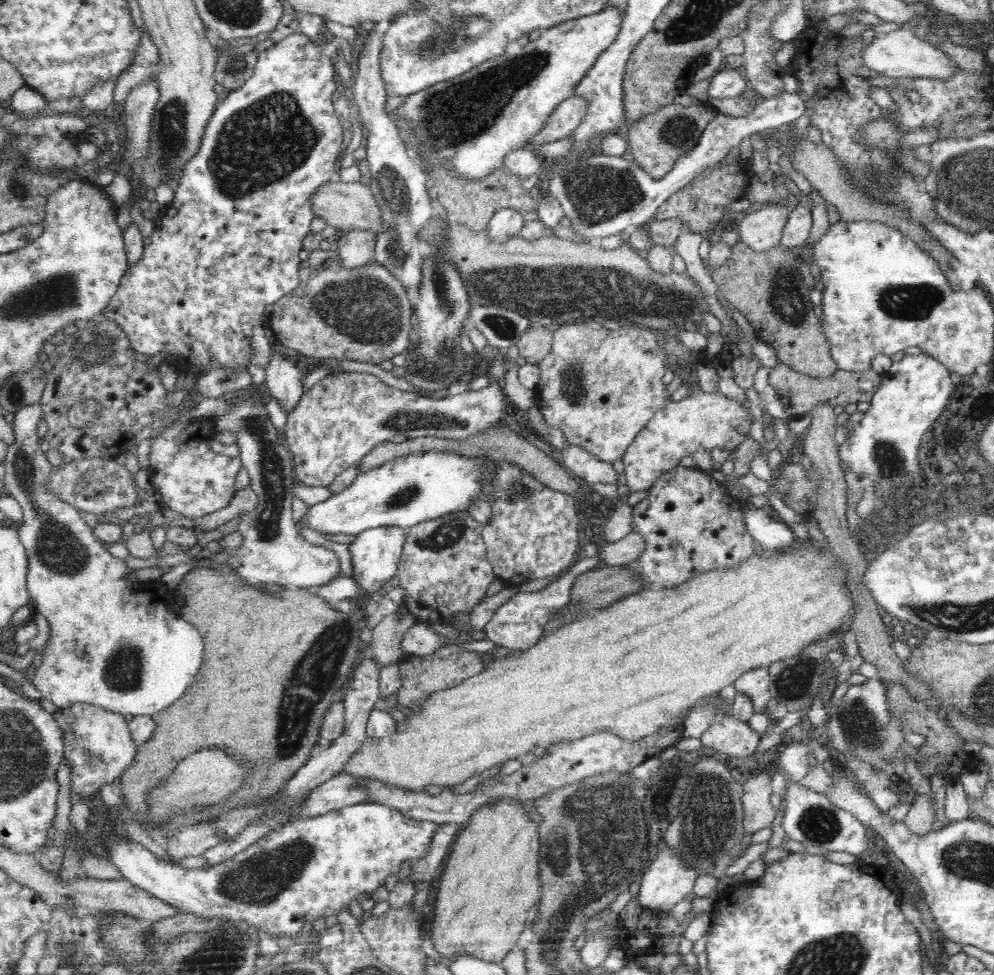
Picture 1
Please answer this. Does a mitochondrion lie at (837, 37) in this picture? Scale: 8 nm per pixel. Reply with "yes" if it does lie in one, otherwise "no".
no

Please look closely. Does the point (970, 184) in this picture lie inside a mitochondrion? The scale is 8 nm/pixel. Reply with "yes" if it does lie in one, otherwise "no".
yes

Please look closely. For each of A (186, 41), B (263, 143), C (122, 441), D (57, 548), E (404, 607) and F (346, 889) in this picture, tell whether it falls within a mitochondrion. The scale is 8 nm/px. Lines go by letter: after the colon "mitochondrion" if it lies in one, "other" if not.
A: other
B: mitochondrion
C: other
D: mitochondrion
E: other
F: other

